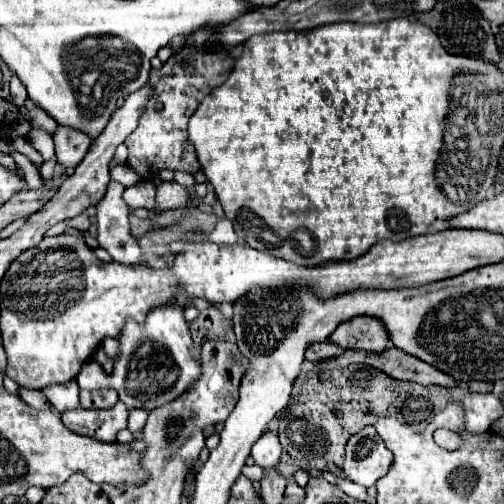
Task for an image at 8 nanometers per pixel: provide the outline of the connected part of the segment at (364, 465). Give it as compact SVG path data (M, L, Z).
M366 426L346 444L344 474L366 488L374 486L392 466L392 452L384 446L374 426Z

